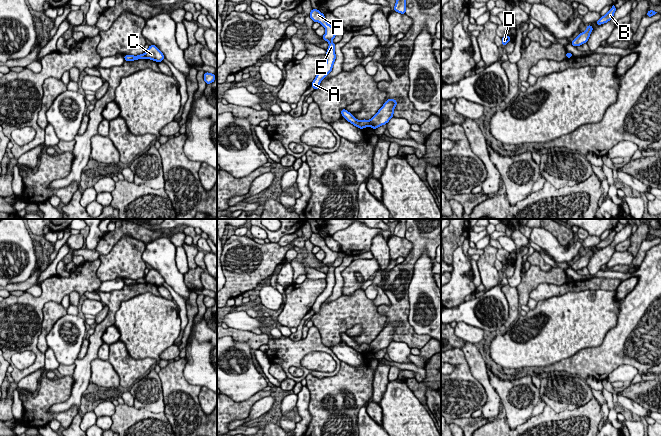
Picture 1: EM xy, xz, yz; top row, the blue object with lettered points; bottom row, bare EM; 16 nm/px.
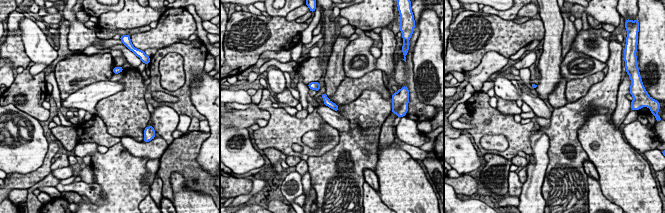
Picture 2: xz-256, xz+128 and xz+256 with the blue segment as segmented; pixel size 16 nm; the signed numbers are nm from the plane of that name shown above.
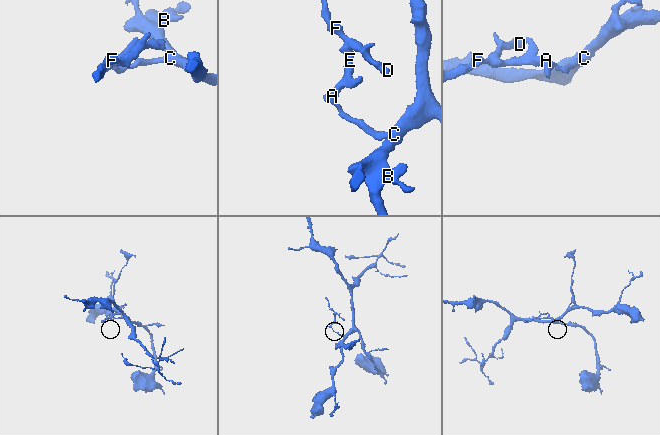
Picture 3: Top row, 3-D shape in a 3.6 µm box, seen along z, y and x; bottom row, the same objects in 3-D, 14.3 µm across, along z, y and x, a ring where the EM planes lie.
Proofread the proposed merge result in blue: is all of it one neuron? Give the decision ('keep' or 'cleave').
cleave

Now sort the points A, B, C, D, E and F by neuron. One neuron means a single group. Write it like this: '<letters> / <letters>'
A D E F / B C

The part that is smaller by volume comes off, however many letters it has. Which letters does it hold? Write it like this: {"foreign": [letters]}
{"foreign": ["A", "D", "E", "F"]}

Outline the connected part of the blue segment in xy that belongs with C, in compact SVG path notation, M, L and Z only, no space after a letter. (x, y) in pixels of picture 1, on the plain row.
M150 269L148 274L145 276L146 283L151 283L158 286L162 286L162 284L165 282L163 277L155 270Z

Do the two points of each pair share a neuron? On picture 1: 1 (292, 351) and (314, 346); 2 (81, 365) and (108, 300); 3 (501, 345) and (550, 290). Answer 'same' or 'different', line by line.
1: same
2: same
3: different

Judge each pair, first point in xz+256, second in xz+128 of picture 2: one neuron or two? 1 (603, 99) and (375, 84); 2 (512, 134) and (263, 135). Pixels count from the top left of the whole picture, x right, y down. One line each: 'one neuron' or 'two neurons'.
1: two neurons
2: one neuron

